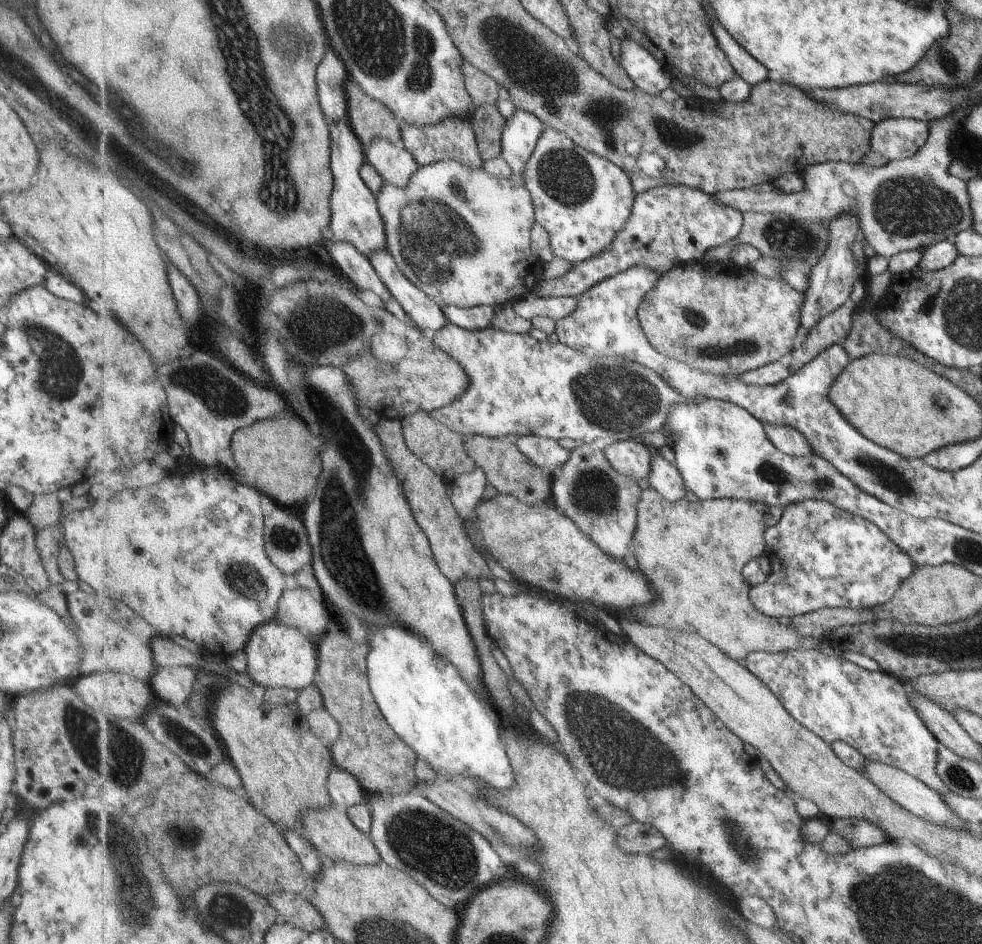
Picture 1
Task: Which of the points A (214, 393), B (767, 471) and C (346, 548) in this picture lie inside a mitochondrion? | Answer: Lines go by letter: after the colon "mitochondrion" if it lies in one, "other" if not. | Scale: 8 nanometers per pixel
A: mitochondrion
B: mitochondrion
C: mitochondrion

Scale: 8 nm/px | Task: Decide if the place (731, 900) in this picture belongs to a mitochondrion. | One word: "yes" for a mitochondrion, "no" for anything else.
no

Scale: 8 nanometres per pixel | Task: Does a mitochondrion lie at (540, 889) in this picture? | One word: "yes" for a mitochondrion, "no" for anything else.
no

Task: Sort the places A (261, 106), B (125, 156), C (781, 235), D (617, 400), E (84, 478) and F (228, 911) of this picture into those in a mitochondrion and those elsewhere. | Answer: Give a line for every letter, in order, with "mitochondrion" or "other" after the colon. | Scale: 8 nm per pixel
A: mitochondrion
B: other
C: mitochondrion
D: mitochondrion
E: other
F: mitochondrion

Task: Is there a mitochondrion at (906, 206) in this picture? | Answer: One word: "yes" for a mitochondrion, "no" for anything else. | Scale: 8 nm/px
yes

